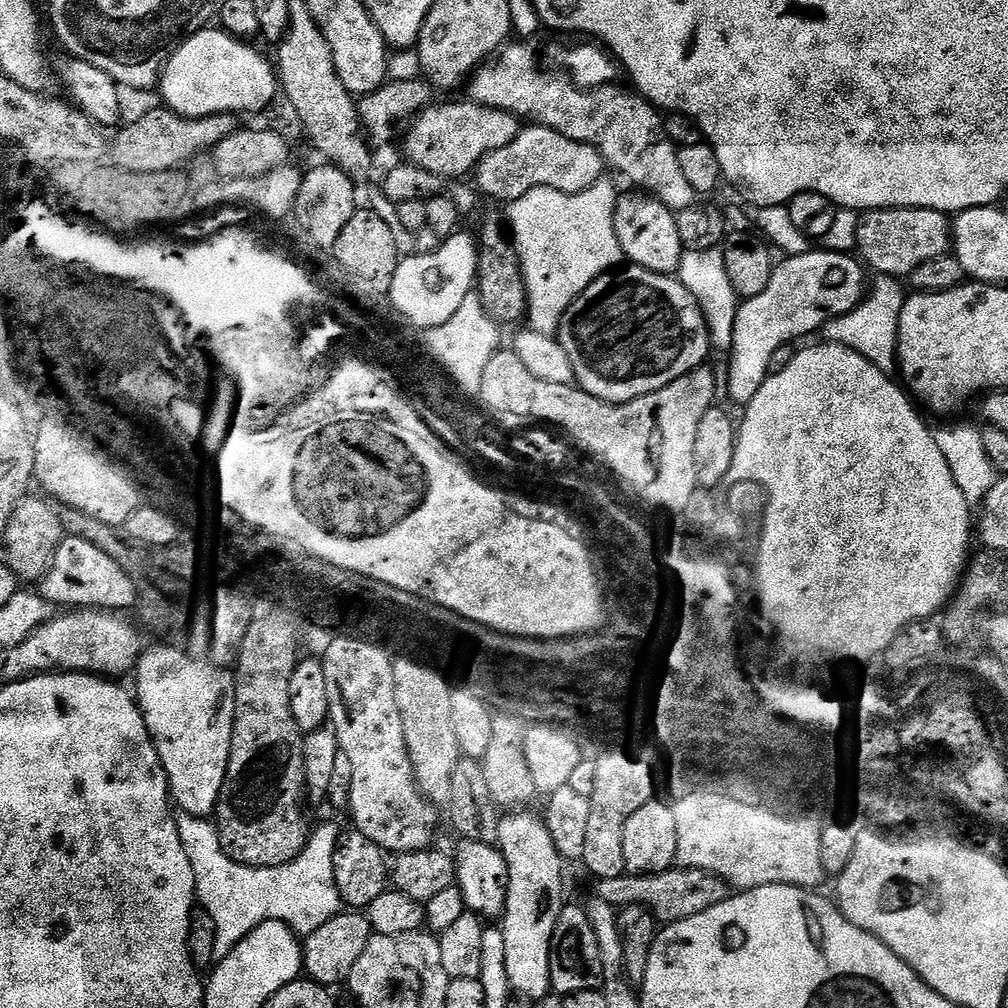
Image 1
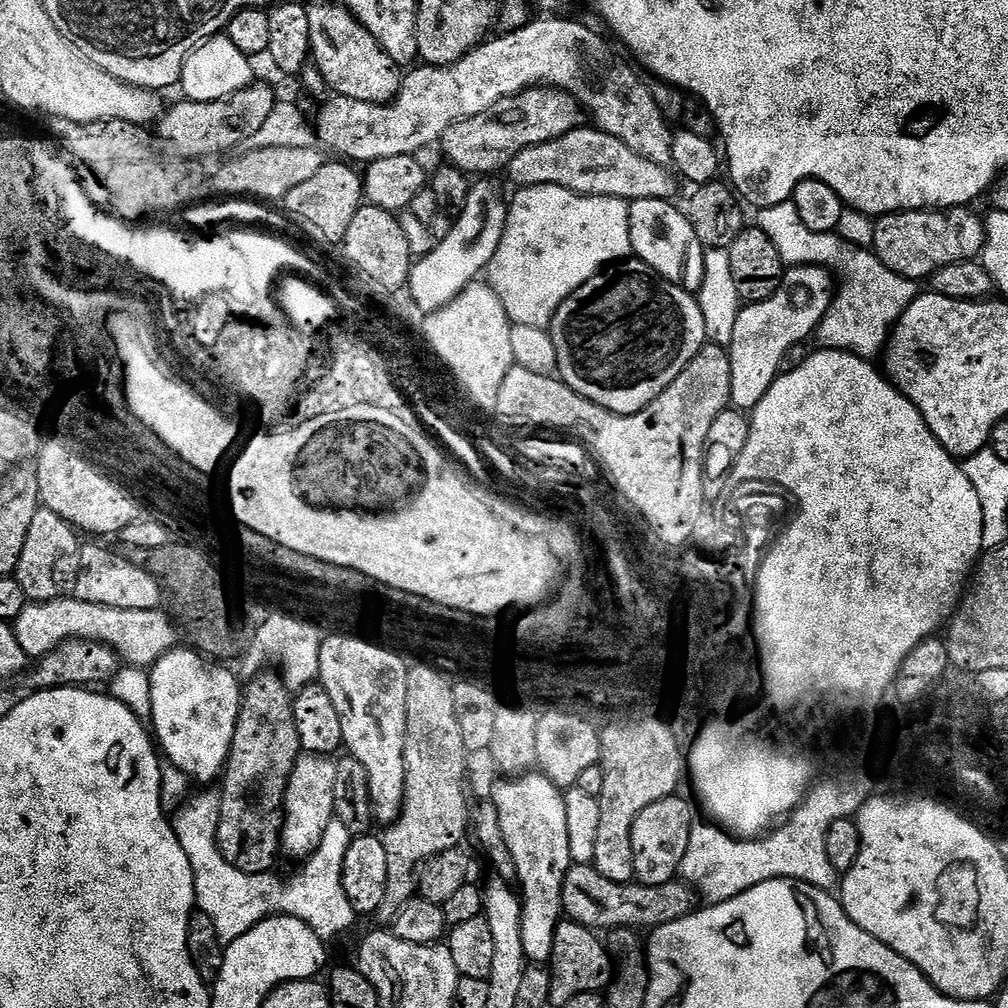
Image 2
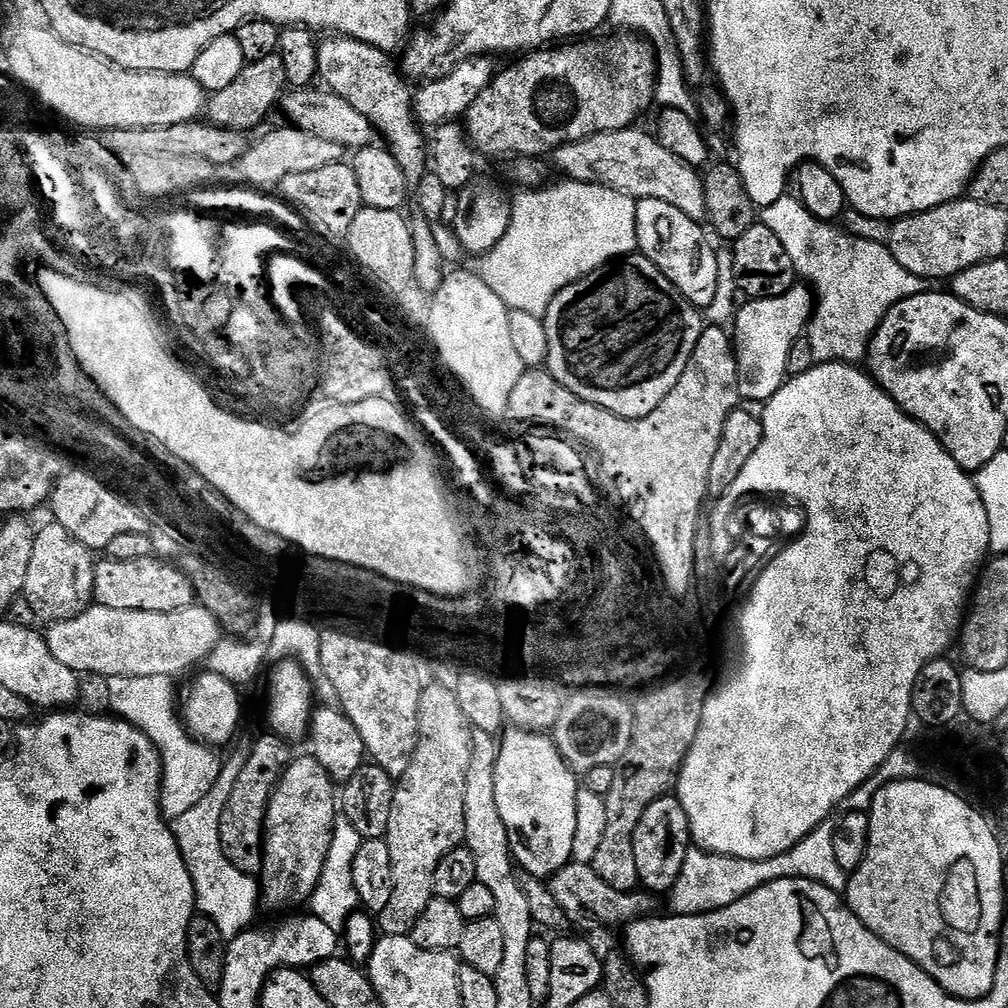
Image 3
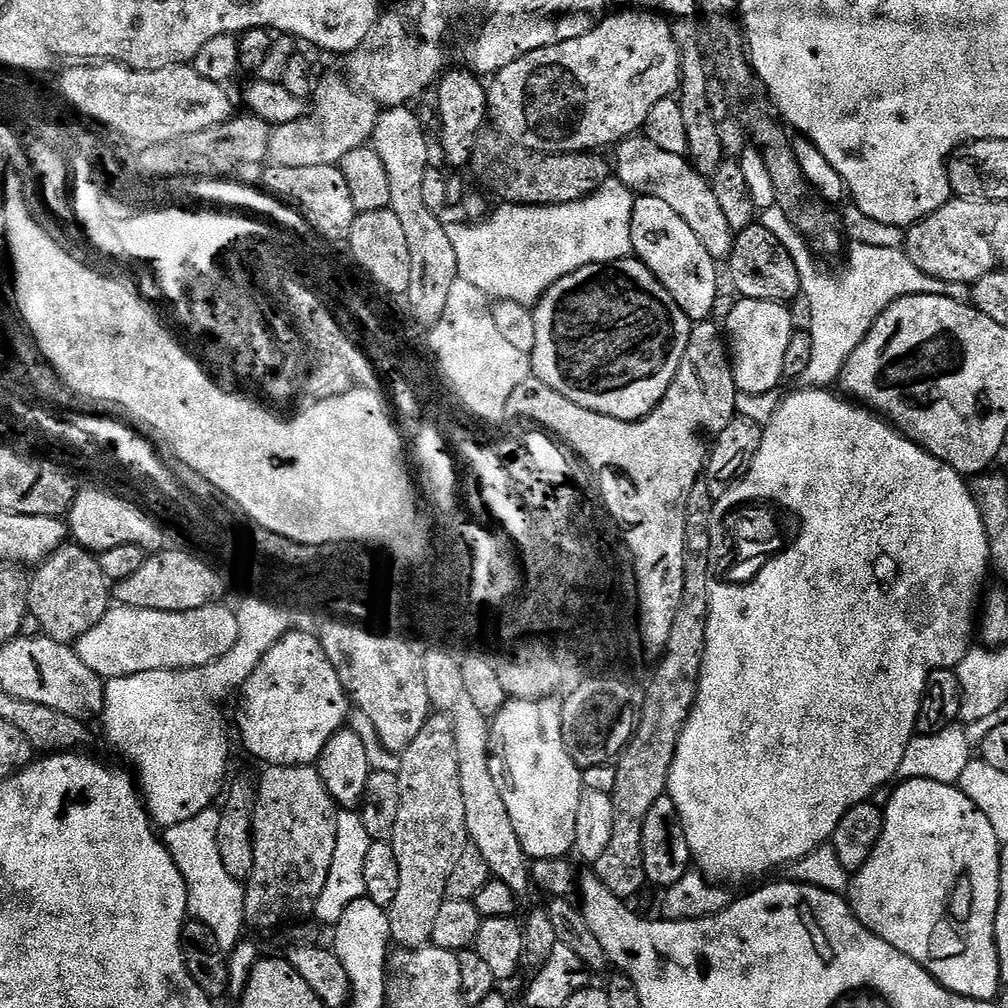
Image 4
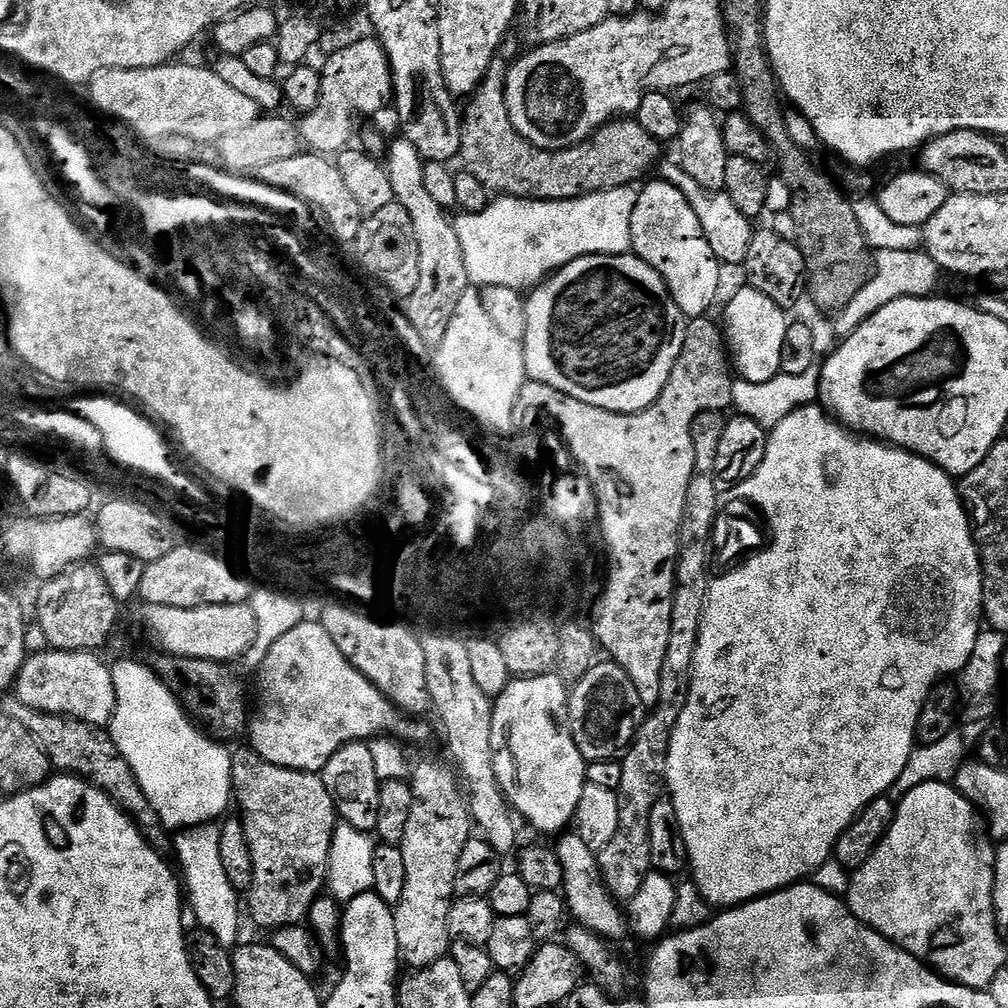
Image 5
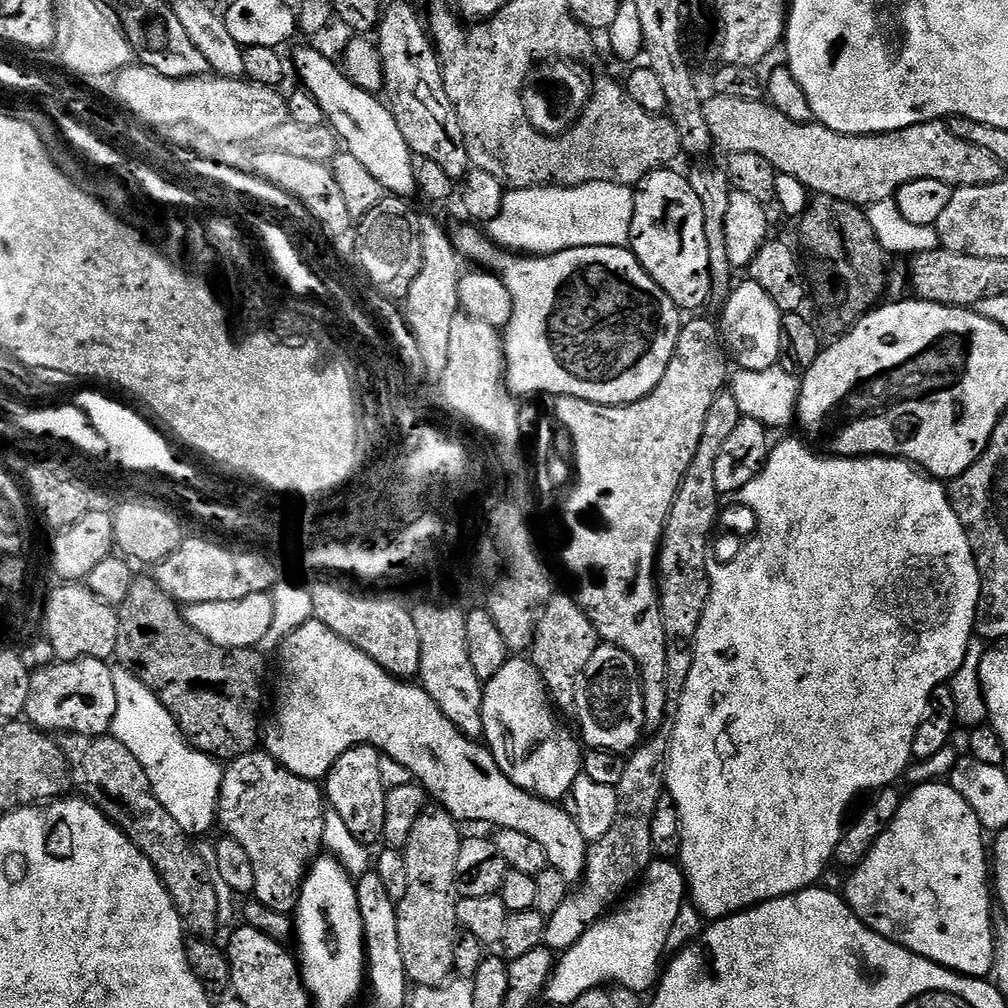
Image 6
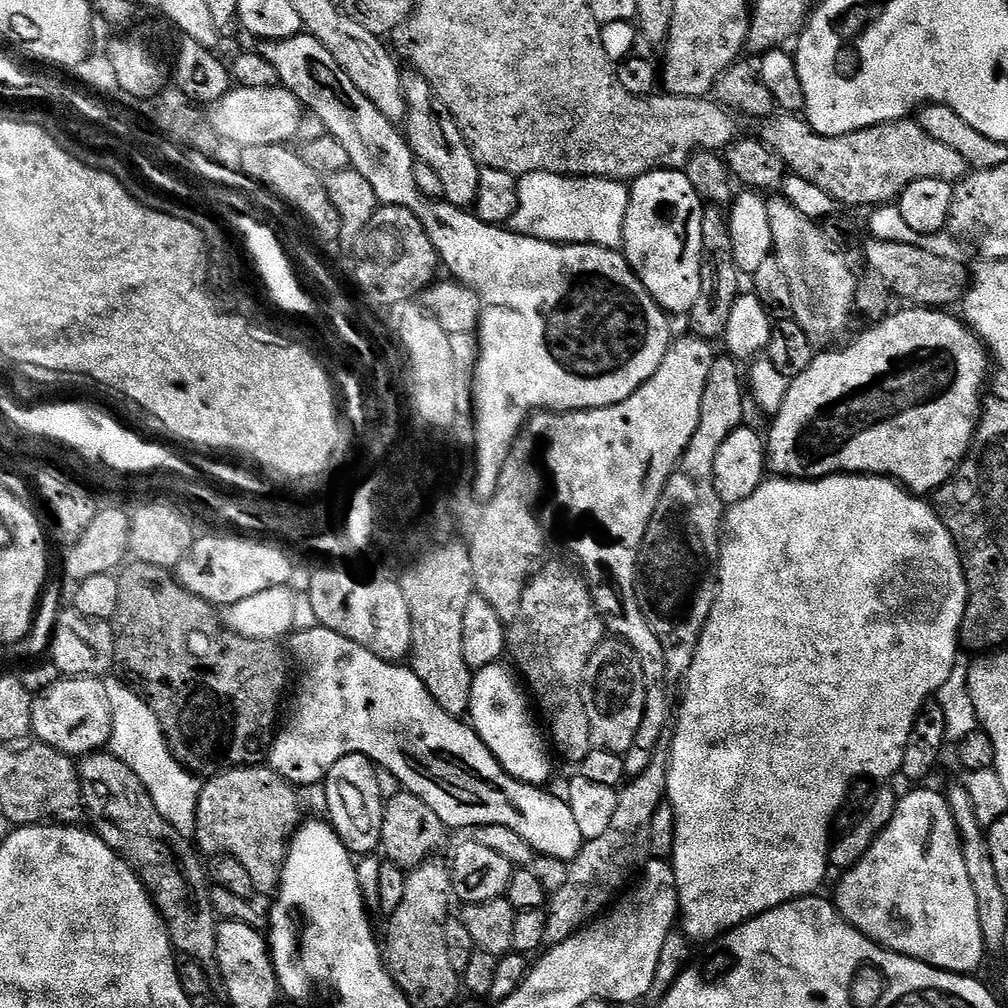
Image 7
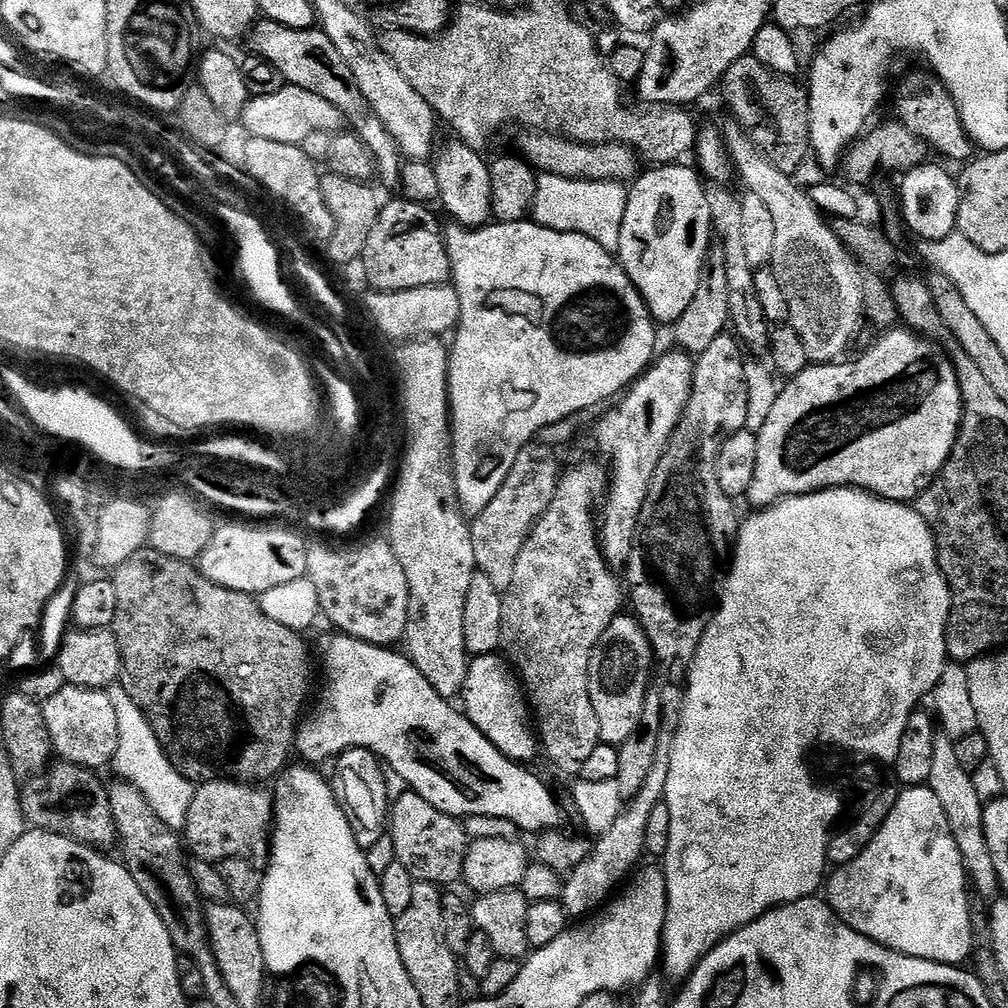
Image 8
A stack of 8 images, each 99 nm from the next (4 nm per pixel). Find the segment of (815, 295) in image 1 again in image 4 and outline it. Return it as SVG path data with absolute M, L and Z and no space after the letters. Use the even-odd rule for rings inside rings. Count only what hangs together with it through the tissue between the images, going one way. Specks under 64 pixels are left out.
M742 298L736 302L724 321L724 328L737 391L759 396L773 392L780 380L783 381L783 359L794 331L790 308L783 303L760 299Z

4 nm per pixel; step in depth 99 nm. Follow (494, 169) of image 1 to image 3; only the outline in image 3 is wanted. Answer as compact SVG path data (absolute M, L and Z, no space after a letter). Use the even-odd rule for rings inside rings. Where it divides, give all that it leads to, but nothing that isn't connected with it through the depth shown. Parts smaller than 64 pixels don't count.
M640 126L595 132L590 138L564 144L551 153L561 177L583 184L601 184L624 192L633 200L657 200L678 206L691 220L703 221L706 216L706 198L701 173L684 164L670 150L663 148L651 131L643 132Z

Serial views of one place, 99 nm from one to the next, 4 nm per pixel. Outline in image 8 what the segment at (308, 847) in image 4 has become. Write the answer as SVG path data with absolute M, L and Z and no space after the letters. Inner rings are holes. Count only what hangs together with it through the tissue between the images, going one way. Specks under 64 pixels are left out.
M239 780L201 783L190 802L190 814L186 814L186 826L182 829L187 851L207 864L218 865L226 858L242 858L263 869L268 863L274 827L274 796L264 790Z

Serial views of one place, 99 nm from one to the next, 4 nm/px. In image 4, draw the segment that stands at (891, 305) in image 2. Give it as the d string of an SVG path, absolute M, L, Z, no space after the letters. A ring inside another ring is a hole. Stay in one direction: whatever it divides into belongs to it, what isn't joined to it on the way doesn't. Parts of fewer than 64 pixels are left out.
M768 206L759 213L758 222L781 244L797 266L800 279L802 300L808 303L808 324L806 331L814 342L810 353L810 363L798 378L805 389L831 389L837 383L854 350L862 346L866 334L878 322L880 315L894 302L907 296L945 296L954 302L971 304L972 286L962 282L942 282L942 278L934 278L926 274L926 270L918 270L914 262L910 262L907 252L898 248L877 248L876 268L871 264L873 253L866 246L852 244L847 249L848 257L841 268L831 272L823 268L821 261L808 244L801 232L775 206Z

